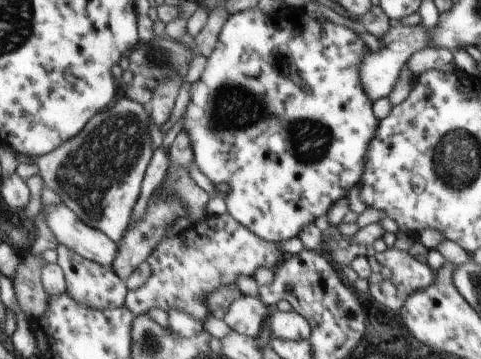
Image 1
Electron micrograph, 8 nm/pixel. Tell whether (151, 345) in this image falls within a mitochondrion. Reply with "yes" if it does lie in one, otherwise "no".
yes

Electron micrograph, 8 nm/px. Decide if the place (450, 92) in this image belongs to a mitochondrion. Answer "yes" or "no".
no

